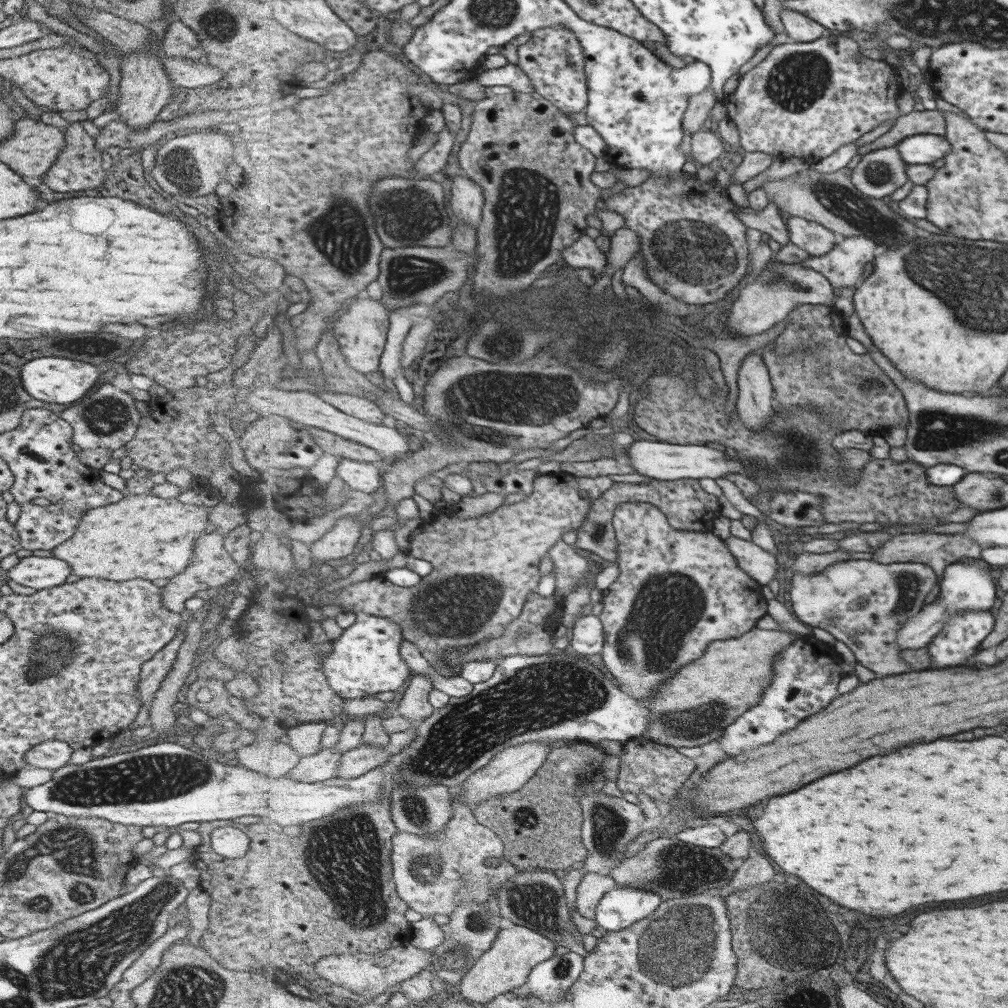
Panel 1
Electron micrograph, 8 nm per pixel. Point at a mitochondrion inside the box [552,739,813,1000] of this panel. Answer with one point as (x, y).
(681, 950)

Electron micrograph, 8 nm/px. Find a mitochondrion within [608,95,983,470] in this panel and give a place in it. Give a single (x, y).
(695, 252)

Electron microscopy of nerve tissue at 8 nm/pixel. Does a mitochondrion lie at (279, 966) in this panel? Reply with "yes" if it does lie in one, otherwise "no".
no

